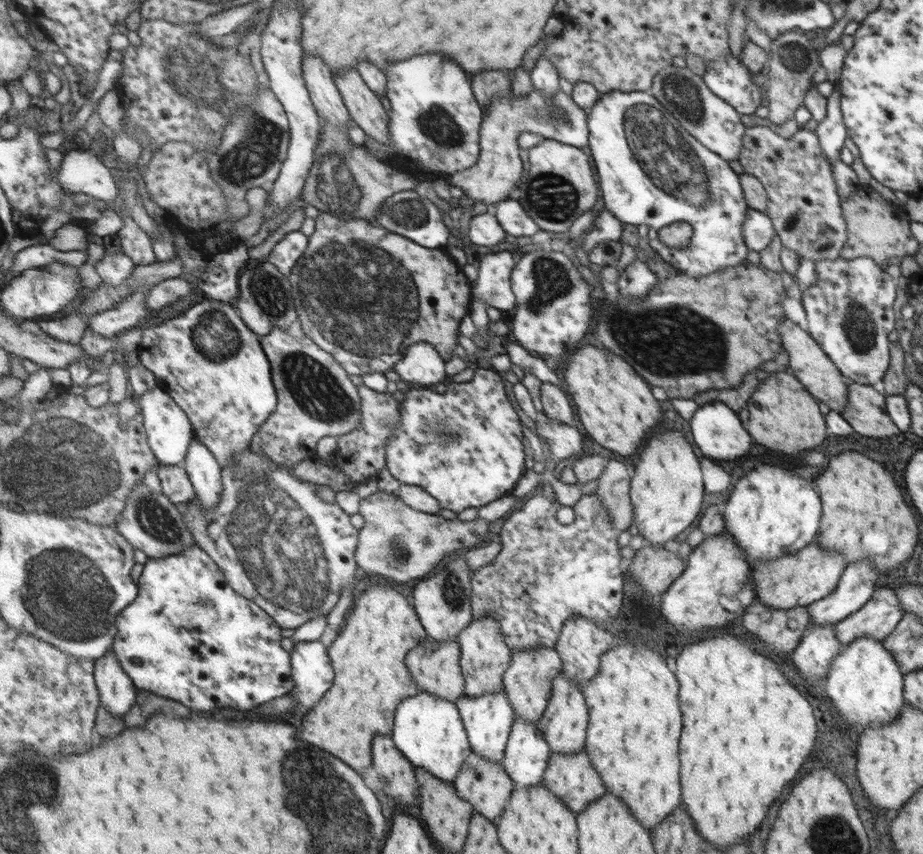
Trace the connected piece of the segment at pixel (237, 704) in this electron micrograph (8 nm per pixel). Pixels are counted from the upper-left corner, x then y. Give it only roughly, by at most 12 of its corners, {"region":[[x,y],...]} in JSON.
{"region":[[195,544],[148,557],[113,651],[209,710],[295,688],[283,629]]}

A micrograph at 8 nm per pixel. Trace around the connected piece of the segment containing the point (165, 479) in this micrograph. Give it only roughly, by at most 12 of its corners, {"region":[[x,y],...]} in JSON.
{"region":[[160,465],[162,492],[175,504],[197,498],[196,488],[179,466]]}

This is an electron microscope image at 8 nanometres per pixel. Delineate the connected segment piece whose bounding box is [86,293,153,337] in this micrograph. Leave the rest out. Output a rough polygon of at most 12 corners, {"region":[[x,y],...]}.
{"region":[[146,293],[131,294],[116,308],[93,315],[86,326],[115,337],[152,315]]}

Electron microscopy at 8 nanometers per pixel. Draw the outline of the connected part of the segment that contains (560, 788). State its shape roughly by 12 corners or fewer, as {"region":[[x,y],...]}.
{"region":[[585,752],[551,755],[542,785],[575,814],[605,792]]}

